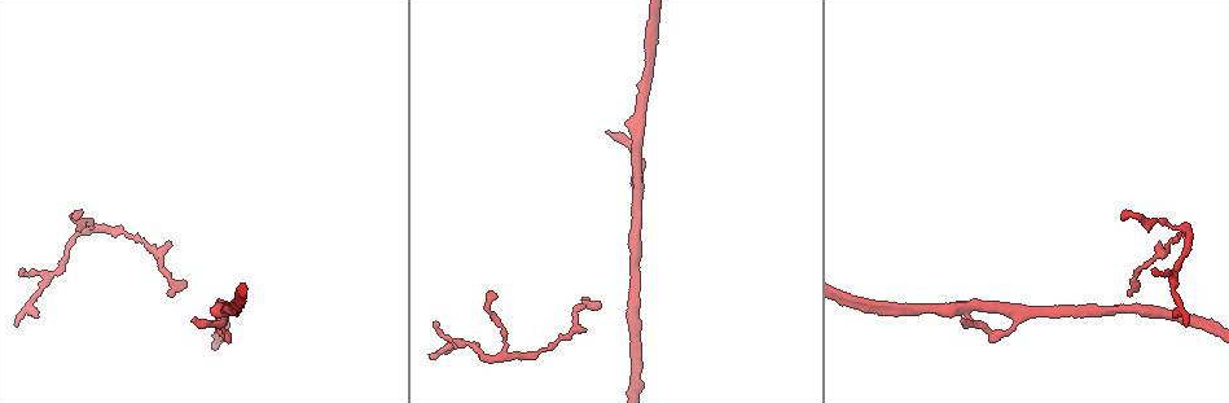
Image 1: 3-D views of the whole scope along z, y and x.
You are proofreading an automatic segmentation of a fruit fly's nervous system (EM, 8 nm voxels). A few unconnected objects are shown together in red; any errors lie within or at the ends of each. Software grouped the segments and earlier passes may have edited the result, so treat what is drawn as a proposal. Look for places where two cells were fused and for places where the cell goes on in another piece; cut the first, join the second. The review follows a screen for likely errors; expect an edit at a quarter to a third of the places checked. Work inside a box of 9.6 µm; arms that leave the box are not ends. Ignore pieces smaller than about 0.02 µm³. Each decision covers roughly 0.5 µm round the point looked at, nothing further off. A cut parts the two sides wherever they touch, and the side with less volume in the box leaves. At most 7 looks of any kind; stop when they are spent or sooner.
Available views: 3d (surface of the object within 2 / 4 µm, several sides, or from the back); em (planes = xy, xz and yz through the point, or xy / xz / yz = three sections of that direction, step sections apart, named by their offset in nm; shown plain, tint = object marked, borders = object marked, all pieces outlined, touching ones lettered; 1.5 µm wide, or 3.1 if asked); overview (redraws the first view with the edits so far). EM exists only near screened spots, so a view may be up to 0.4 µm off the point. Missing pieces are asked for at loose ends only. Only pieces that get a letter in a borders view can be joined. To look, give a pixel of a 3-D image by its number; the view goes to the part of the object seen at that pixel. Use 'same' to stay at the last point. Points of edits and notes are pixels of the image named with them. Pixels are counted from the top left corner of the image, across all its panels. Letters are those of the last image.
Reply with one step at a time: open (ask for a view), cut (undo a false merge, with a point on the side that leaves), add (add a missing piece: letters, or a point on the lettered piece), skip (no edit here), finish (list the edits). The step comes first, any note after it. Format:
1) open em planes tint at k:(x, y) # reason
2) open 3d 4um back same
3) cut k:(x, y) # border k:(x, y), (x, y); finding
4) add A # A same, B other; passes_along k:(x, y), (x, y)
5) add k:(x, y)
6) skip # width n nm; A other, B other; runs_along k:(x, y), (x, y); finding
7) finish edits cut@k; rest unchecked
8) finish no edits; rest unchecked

open em xz step 8 borders at 1:(1188, 324) # free end

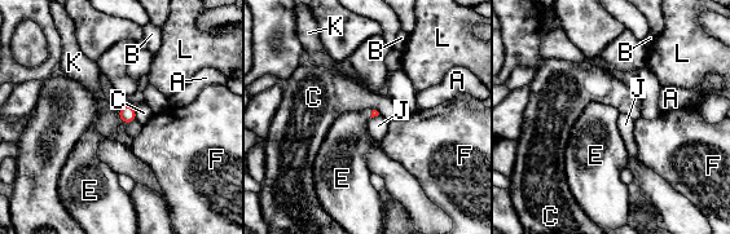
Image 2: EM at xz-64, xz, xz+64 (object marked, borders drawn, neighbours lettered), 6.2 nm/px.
open em planes borders same

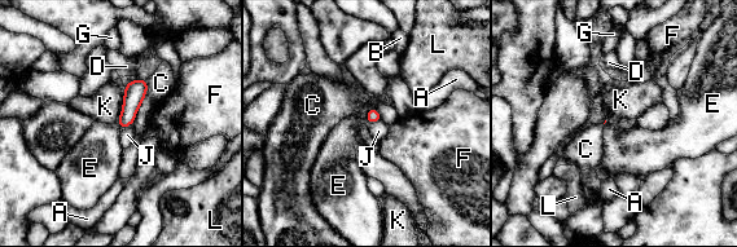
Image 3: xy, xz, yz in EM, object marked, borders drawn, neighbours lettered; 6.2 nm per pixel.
add E # A other, B other, C other, D other, E same, F other, G other, J other, K other, L other; passes_along 3:(373, 115), (367, 118), (343, 142); it goes on there

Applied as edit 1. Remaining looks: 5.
open em planes plain at 1:(1122, 219) # free end

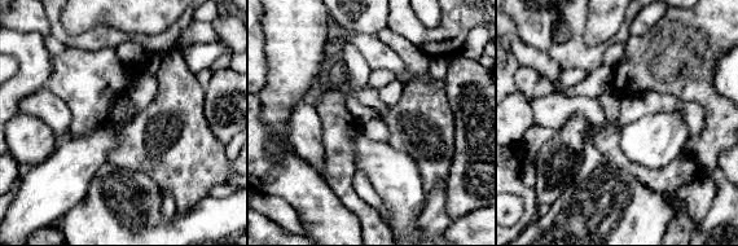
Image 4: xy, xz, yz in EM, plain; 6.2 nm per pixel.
open em planes borders same

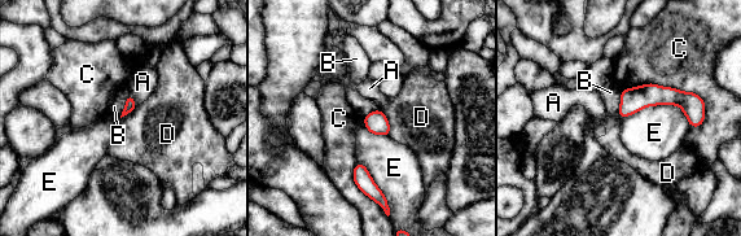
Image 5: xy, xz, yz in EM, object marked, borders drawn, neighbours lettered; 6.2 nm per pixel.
skip # A other, B other, C other, D other, E other; runs_along 5:(698, 108), (640, 96), (622, 113); no lettered piece goes on from it

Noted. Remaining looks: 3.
open 3d 2um back at 1:(584, 302) # free end

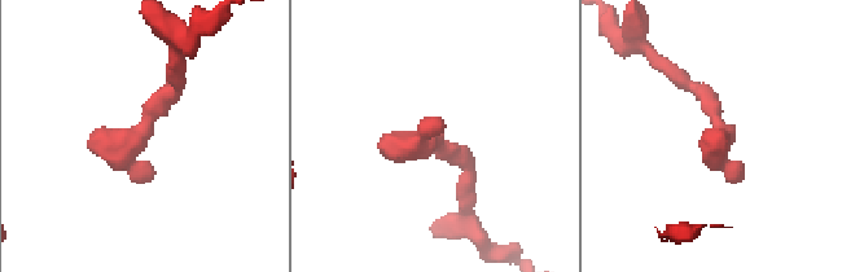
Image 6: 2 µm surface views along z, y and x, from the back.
open em planes borders at 6:(443, 128)

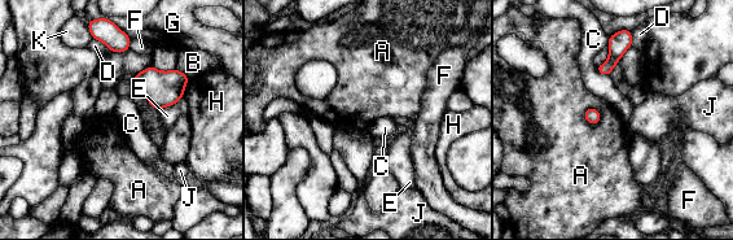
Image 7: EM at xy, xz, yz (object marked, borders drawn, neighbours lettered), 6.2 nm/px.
skip # longest_contact E 180 nm; A other, B other, C other, D other, E other, F other, G other, H other, J other, K other; border 7:(583, 113), (595, 108), (601, 118); none of them fits

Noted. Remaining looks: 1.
finish edits add@3; rest unchecked

